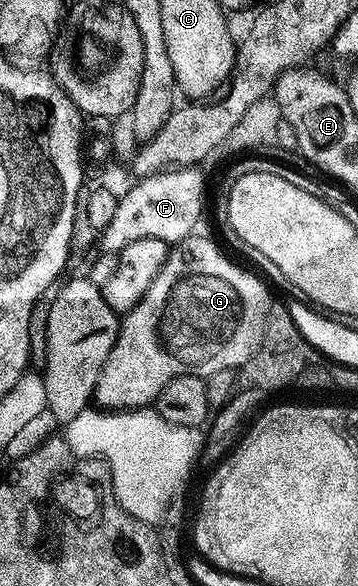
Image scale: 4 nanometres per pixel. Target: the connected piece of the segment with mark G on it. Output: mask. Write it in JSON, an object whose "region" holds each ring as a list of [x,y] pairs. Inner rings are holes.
{"region":[[[193,234],[186,237],[169,251],[167,263],[164,264],[164,268],[157,274],[152,285],[146,290],[144,297],[129,312],[123,313],[120,321],[120,333],[116,335],[116,342],[110,352],[110,358],[106,360],[106,366],[103,367],[103,372],[98,378],[98,386],[96,387],[94,400],[103,409],[131,410],[151,405],[157,394],[166,386],[166,382],[170,382],[170,378],[175,376],[203,376],[206,378],[218,370],[226,370],[227,368],[236,370],[258,350],[261,341],[261,325],[264,322],[266,296],[270,292],[269,286],[264,285],[254,273],[239,268],[226,253],[220,252],[219,246],[210,237],[200,235]]]}

